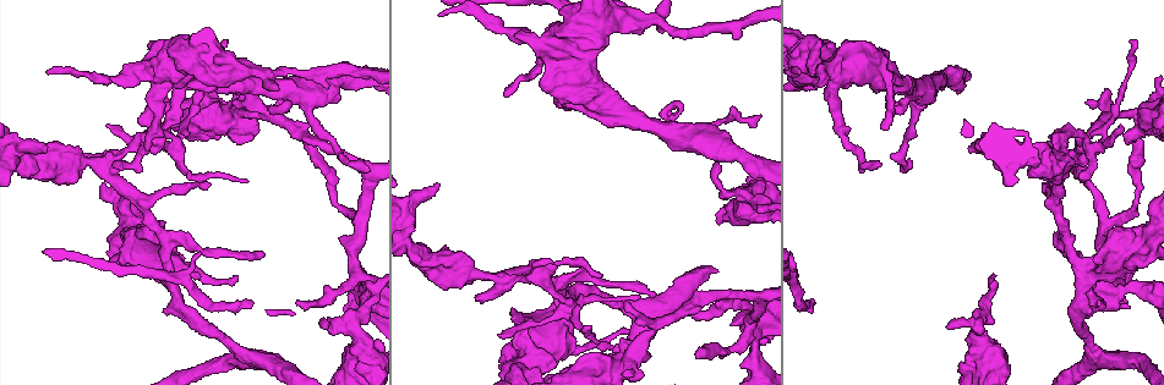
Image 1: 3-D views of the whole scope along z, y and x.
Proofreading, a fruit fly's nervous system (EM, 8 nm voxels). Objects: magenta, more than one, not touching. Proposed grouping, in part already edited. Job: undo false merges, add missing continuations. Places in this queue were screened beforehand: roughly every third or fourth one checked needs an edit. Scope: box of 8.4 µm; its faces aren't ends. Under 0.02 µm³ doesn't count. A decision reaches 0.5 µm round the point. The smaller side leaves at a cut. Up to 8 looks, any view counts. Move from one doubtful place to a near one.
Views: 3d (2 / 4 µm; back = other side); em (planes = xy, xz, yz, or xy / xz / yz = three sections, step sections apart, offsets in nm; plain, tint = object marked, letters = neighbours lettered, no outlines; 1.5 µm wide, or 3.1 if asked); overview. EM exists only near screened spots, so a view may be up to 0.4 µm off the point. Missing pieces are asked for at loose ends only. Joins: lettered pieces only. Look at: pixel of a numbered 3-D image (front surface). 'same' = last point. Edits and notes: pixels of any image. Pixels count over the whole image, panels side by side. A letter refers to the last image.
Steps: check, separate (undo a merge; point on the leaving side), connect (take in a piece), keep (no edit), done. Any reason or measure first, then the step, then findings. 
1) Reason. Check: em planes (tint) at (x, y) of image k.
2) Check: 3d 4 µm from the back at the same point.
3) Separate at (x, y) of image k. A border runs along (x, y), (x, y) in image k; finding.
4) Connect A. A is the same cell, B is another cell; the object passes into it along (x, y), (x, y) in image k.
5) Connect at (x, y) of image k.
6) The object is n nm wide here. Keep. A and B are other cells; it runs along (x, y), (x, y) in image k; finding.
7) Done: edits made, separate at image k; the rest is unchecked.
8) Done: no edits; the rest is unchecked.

Thin end. Check: em xz step 8 (tint) at (251, 302) of image 1.

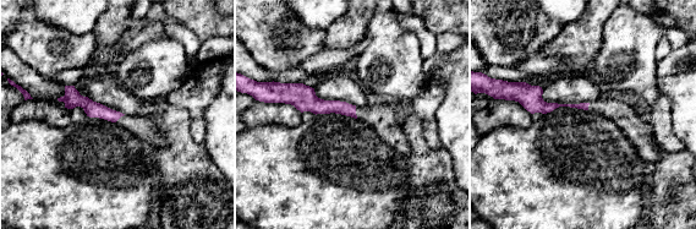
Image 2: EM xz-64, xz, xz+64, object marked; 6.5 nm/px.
Check: em xz step 8 (letters) at the same point.

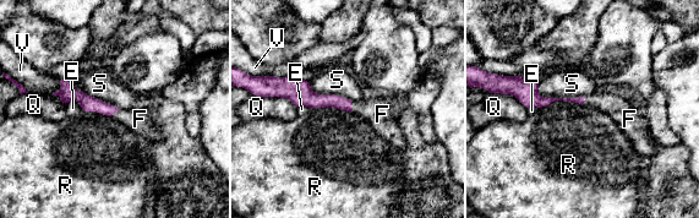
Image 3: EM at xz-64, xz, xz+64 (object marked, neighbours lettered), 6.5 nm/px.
Connect F. F is the same cell, E, Q, R, S and V are other cells; the neuron continues.

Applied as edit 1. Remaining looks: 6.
Tapers out. Check: em xz step 8 (letters) at (902, 170) of image 1.

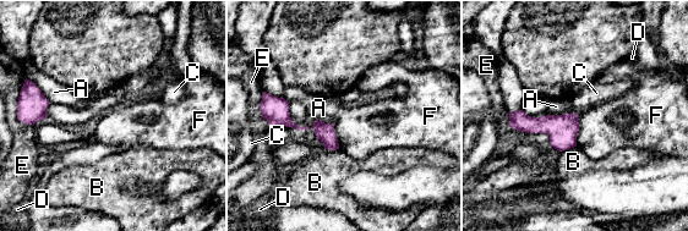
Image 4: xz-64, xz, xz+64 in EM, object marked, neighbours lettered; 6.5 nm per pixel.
Check: em planes (letters) at the same point.

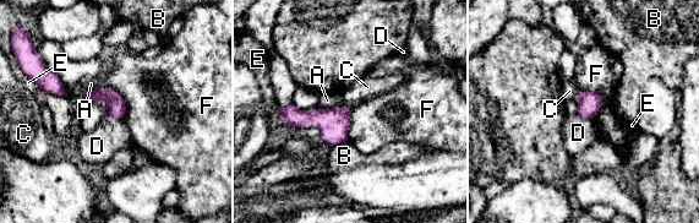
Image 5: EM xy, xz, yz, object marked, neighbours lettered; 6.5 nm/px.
The object is 120 nm wide here. Keep. A, B, C, D, E and F are other cells; a border runs along (578, 113), (591, 119) in image 5; no lettered piece goes on from it.

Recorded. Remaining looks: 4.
Branch point. Check: em yz step 8 (tint) at (264, 112) of image 1.

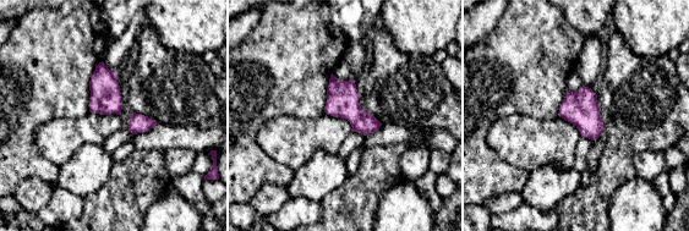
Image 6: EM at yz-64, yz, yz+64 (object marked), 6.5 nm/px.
Check: em xz step 8 (letters) at the same point.

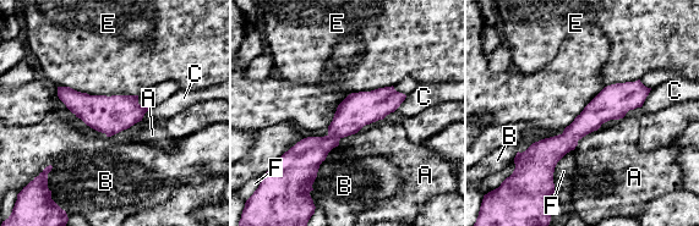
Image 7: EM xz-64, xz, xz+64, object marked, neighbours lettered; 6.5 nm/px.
Keep. A, B, C, E and F are other cells; a border runs along (56, 87), (89, 94), (137, 94) in image 7; all the same neuron.

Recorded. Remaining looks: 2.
Done: edits made, connect at image 3; the rest is unchecked.

